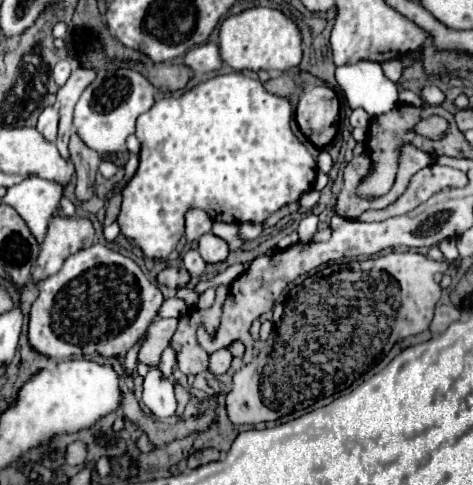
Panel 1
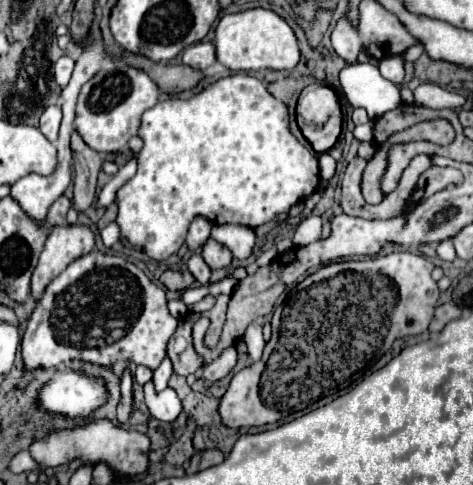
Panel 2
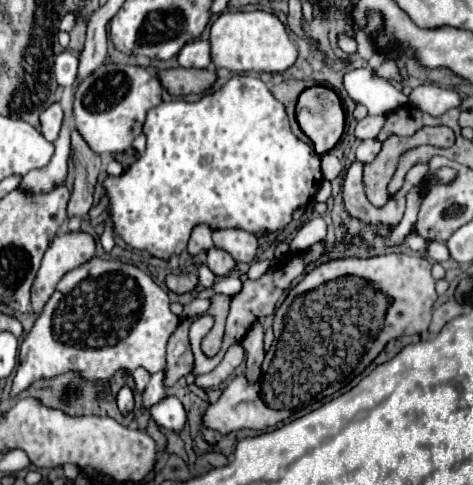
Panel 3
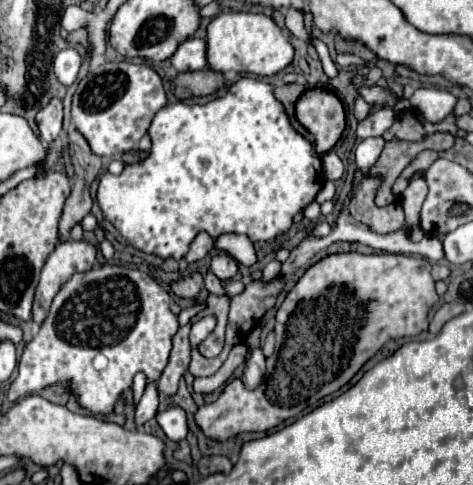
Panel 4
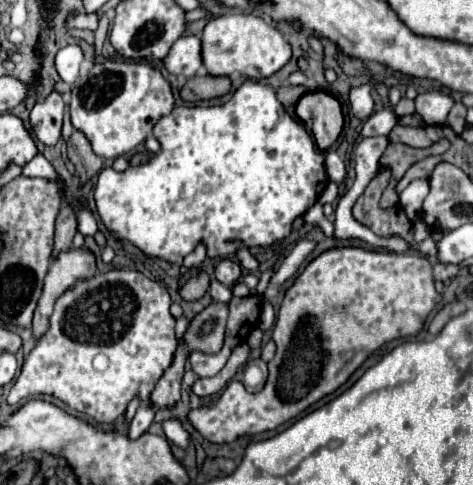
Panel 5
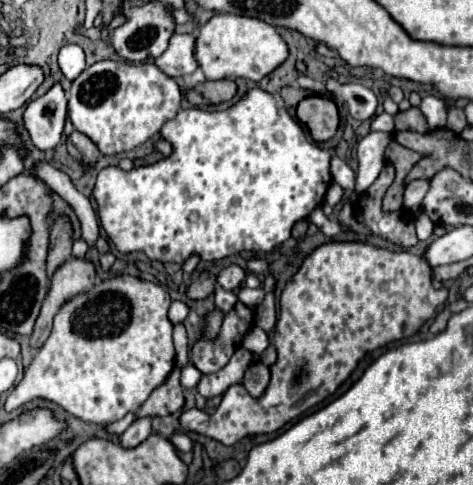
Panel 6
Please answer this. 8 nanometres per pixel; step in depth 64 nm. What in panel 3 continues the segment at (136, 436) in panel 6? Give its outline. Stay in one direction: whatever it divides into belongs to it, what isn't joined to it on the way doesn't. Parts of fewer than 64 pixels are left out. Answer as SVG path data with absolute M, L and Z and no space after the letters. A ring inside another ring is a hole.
M160 370L156 374L152 374L146 390L144 390L144 406L150 408L152 404L156 404L156 400L160 400L164 396L164 374L166 370Z

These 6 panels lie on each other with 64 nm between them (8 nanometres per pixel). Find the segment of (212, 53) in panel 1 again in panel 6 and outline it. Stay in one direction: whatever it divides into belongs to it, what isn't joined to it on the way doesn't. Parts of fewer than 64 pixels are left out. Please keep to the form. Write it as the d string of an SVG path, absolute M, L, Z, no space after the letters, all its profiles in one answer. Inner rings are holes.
M174 34L168 50L160 58L156 58L156 66L172 78L192 74L198 68L194 56L194 44L196 34Z

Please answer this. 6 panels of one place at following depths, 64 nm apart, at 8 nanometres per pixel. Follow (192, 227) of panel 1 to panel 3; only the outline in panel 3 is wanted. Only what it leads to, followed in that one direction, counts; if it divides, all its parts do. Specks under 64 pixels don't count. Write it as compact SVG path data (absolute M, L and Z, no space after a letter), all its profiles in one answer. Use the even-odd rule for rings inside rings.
M196 224L188 242L188 254L196 256L198 252L206 252L208 248L212 248L212 230L206 224Z

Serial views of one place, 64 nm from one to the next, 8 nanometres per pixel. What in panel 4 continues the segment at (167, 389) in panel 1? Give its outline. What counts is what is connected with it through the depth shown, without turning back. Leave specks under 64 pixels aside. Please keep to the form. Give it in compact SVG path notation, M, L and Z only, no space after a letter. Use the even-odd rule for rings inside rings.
M170 406L162 412L156 414L156 420L160 424L160 428L166 432L166 436L174 442L184 440L188 426L186 426L186 412L180 406Z

